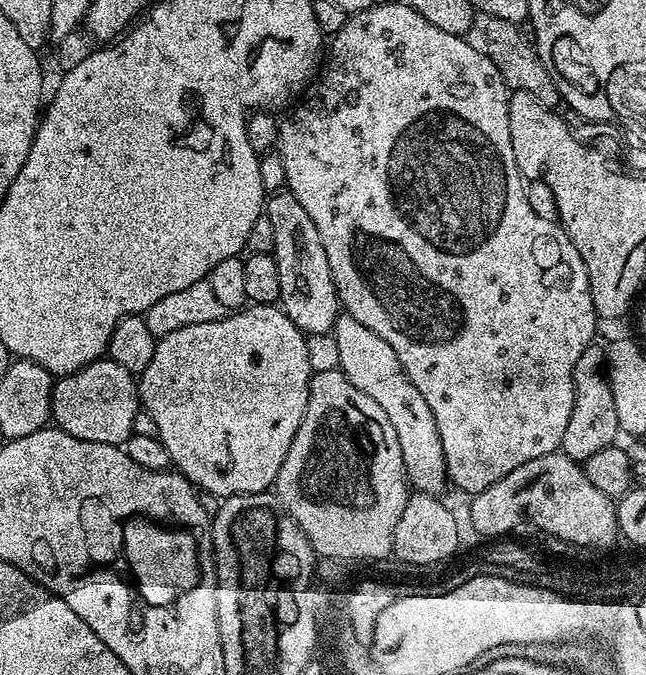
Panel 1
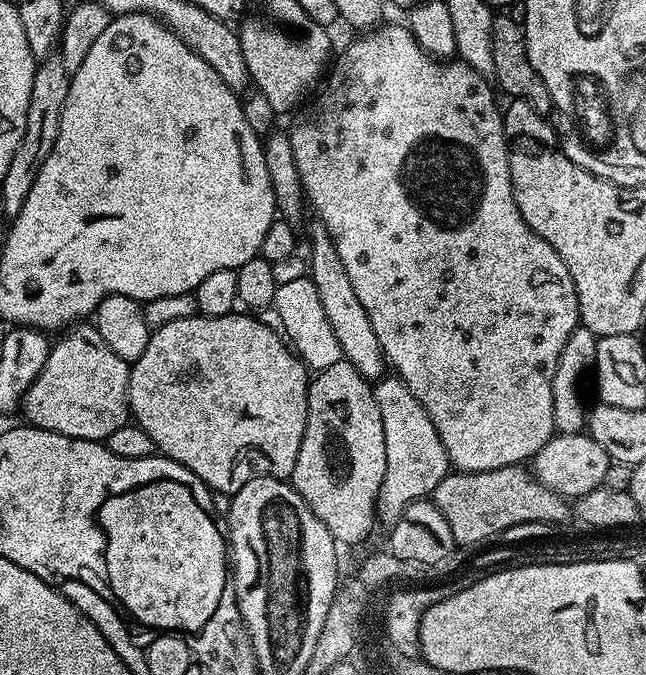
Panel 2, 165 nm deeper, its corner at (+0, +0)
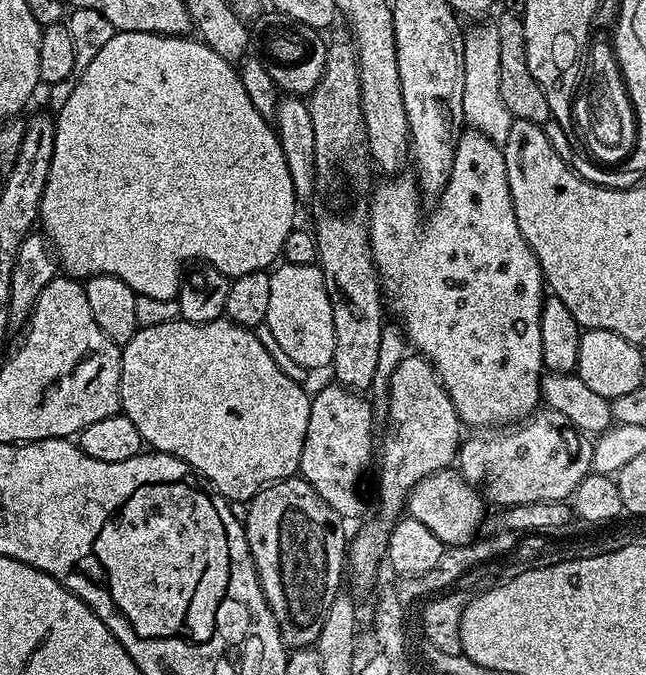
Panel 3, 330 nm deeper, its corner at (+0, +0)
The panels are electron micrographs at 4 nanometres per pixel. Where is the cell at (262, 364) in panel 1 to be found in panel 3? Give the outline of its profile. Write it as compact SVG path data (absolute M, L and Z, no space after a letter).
M221 318L214 322L195 324L189 320L175 319L170 322L162 322L162 326L150 326L140 328L130 342L122 346L120 354L120 412L134 426L138 426L138 434L141 441L149 449L165 452L192 467L197 476L203 478L216 491L221 492L230 502L247 502L270 484L277 480L287 480L295 477L300 471L300 459L302 458L302 446L306 442L306 426L310 422L310 406L312 396L304 393L304 388L296 380L291 380L280 369L280 364L268 353L268 348L256 337L257 333L250 328L243 328L234 321Z

